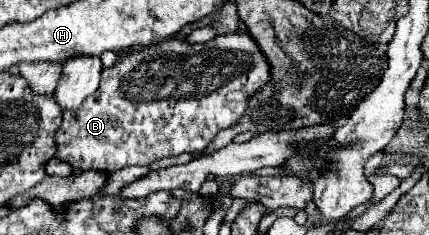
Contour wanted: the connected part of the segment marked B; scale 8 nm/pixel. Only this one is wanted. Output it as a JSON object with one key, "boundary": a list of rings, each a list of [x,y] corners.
{"boundary":[[[245,29],[201,45],[191,45],[185,39],[167,39],[137,49],[131,55],[123,55],[115,67],[103,69],[97,93],[87,97],[77,113],[63,113],[63,123],[57,131],[57,157],[71,163],[73,169],[111,173],[127,165],[151,165],[163,157],[197,153],[205,149],[221,129],[241,119],[249,97],[269,79],[269,65]]]}

